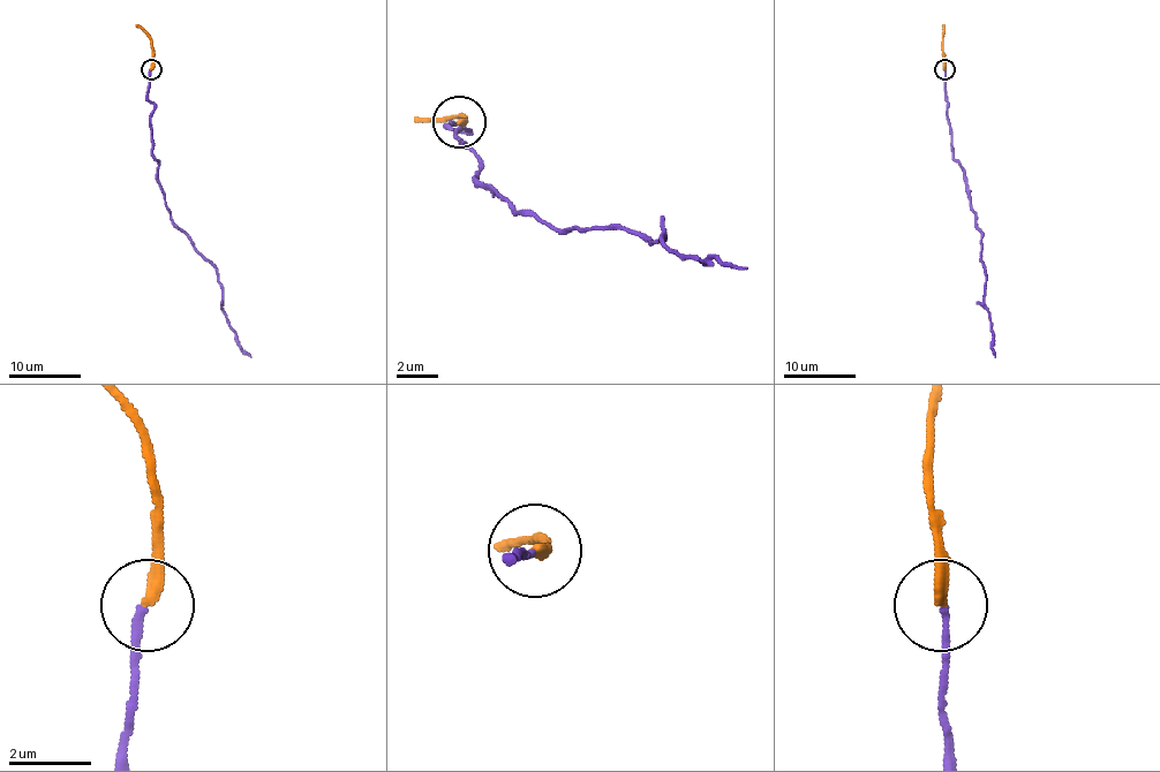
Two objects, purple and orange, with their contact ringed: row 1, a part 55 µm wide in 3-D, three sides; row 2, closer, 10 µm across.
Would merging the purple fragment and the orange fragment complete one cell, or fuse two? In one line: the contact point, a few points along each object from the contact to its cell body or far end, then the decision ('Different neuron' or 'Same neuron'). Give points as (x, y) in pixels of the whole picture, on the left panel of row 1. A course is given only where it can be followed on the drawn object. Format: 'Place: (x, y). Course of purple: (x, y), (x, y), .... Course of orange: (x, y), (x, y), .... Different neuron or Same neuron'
Place: (151, 69). Course of purple: (151, 69), (159, 189), (171, 220), (216, 269), (221, 307), (250, 357). Course of orange: (151, 69), (152, 40), (136, 24). Different neuron

